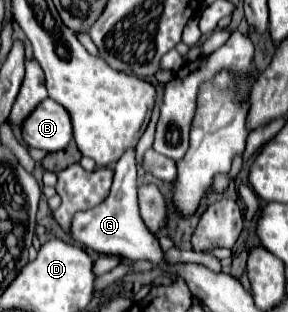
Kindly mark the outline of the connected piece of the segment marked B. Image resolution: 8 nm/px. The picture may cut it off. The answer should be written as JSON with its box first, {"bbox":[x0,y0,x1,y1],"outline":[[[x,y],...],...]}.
{"bbox":[21,99,73,151],"outline":[[[53,99],[41,101],[21,125],[21,143],[43,151],[61,151],[73,139],[69,113]]]}

